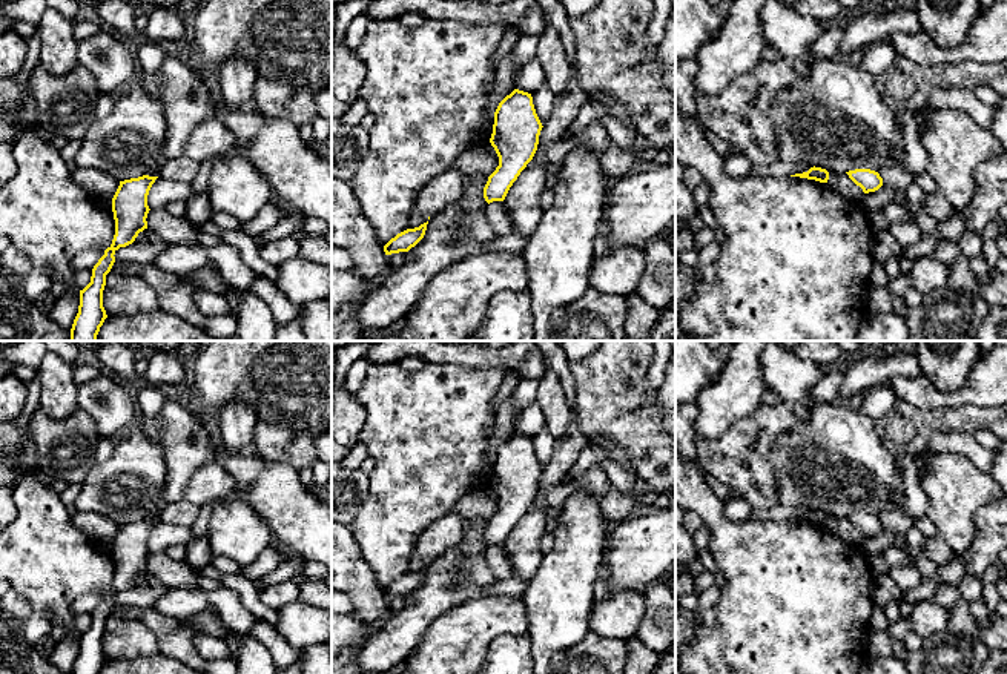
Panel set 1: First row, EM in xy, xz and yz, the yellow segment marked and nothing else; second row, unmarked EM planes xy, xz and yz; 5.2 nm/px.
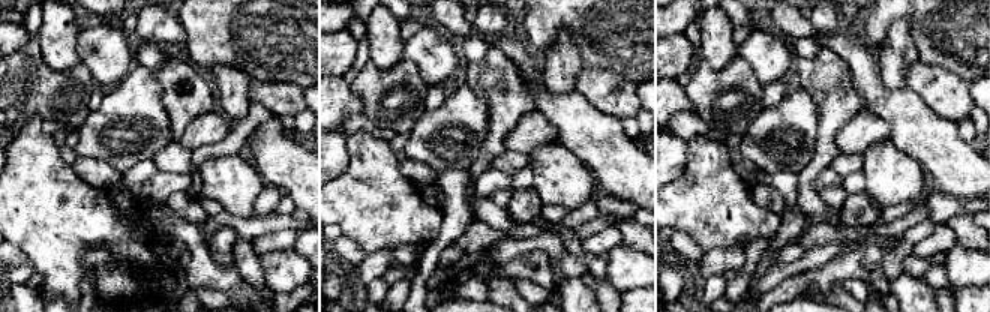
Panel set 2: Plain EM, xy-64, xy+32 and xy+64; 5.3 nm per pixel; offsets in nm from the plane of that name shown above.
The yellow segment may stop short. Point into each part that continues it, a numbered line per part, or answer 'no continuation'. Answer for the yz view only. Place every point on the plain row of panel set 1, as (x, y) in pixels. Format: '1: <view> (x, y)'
no continuation

